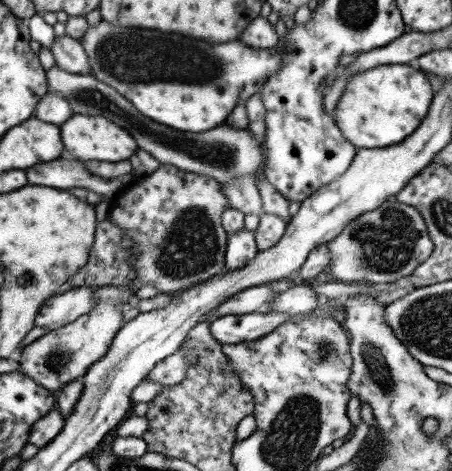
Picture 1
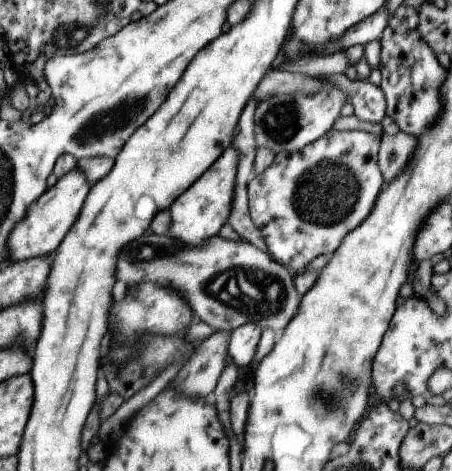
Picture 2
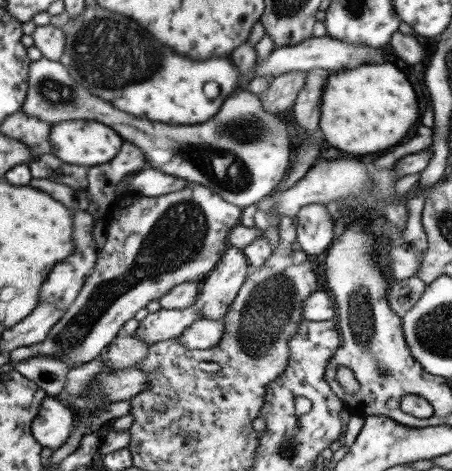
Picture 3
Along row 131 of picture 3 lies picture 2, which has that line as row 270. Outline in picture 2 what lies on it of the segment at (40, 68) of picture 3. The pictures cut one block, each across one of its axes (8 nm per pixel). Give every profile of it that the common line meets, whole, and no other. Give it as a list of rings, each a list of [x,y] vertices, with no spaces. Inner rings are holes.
[[[147,234],[147,238],[137,238],[127,242],[115,256],[115,280],[123,280],[125,284],[135,284],[141,280],[171,284],[179,294],[187,300],[191,310],[195,312],[195,320],[209,324],[213,330],[233,332],[235,328],[243,324],[257,324],[261,330],[273,330],[281,334],[289,320],[295,316],[299,306],[299,292],[295,290],[295,284],[291,282],[291,274],[281,266],[275,264],[275,260],[263,252],[257,250],[249,242],[231,242],[223,240],[219,236],[211,238],[211,242],[205,248],[189,248],[179,246],[181,242],[171,242],[167,236],[155,236]]]

